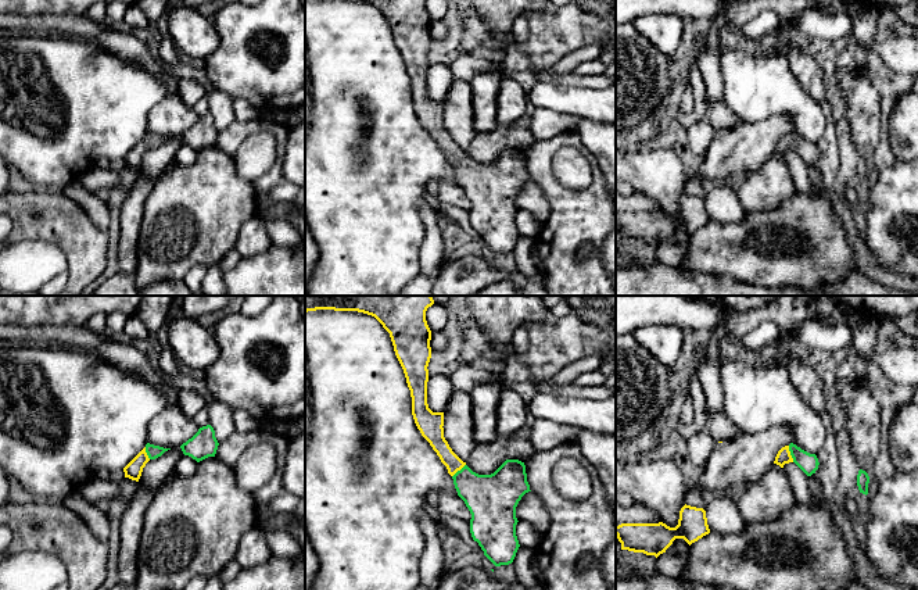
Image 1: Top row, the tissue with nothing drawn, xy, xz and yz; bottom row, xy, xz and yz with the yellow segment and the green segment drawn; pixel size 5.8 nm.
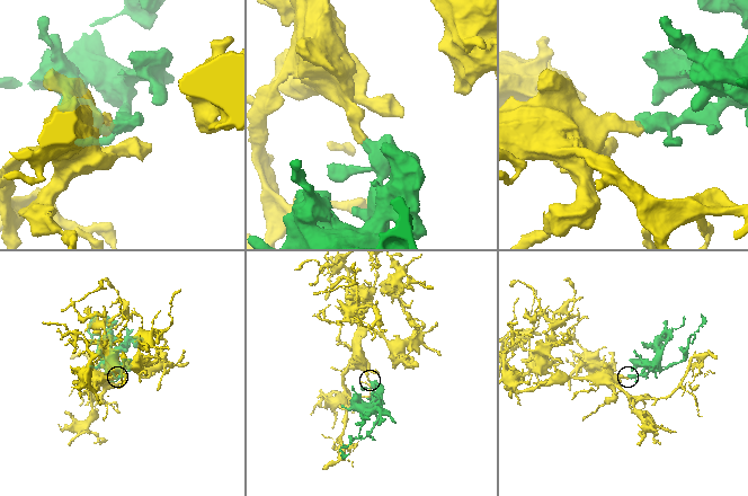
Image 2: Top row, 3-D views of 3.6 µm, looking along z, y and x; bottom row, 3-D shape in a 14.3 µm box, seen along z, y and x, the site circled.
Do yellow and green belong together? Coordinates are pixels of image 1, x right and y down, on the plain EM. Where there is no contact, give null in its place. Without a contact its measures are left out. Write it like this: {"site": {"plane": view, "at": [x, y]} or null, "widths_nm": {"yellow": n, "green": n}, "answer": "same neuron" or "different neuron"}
{"site": {"plane": "yz", "at": [789, 143]}, "widths_nm": {"yellow": 80, "green": 110}, "answer": "same neuron"}

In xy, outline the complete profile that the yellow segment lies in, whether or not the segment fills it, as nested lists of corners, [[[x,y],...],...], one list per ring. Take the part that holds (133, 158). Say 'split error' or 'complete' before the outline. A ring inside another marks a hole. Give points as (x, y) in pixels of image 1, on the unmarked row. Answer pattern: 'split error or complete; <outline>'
split error; [[[147,132],[146,136],[123,157],[125,167],[139,171],[146,153],[150,149],[161,146],[168,139],[171,137]]]

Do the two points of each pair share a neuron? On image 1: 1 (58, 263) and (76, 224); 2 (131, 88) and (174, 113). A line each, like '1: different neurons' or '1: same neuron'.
1: different neurons
2: different neurons

